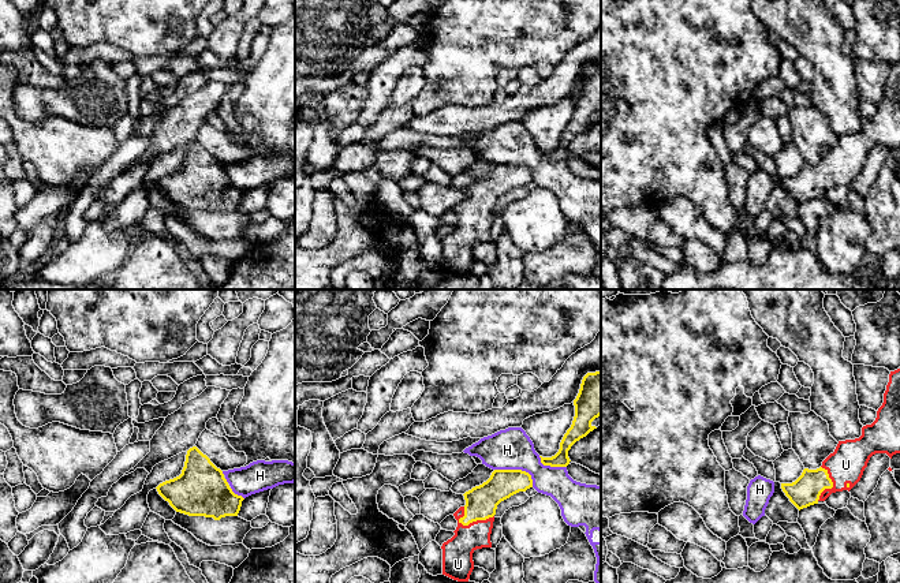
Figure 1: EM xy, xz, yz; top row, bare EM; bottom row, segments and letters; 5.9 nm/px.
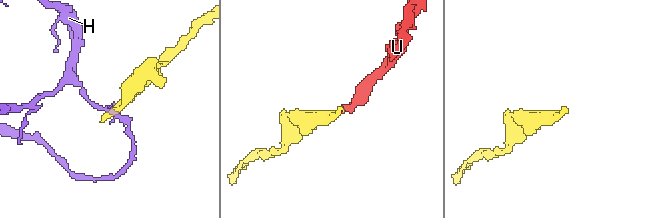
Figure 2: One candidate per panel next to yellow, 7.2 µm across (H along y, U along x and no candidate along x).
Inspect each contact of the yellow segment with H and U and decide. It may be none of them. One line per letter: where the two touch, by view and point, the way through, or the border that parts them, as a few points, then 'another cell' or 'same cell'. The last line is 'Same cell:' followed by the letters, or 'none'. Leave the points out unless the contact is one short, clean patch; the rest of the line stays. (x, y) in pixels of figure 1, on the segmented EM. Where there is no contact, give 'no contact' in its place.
H: contact xz (518, 470); another cell
U: contact xz (475, 520); way xz (481, 501), (475, 520), (474, 530), (458, 552); same cell
Same cell: U

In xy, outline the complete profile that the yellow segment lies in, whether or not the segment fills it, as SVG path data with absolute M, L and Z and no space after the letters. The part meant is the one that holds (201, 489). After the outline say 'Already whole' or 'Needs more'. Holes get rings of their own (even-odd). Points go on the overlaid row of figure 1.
M197 446L187 451L182 474L156 489L176 512L214 520L238 516L244 500L232 492L223 471Z. Already whole

